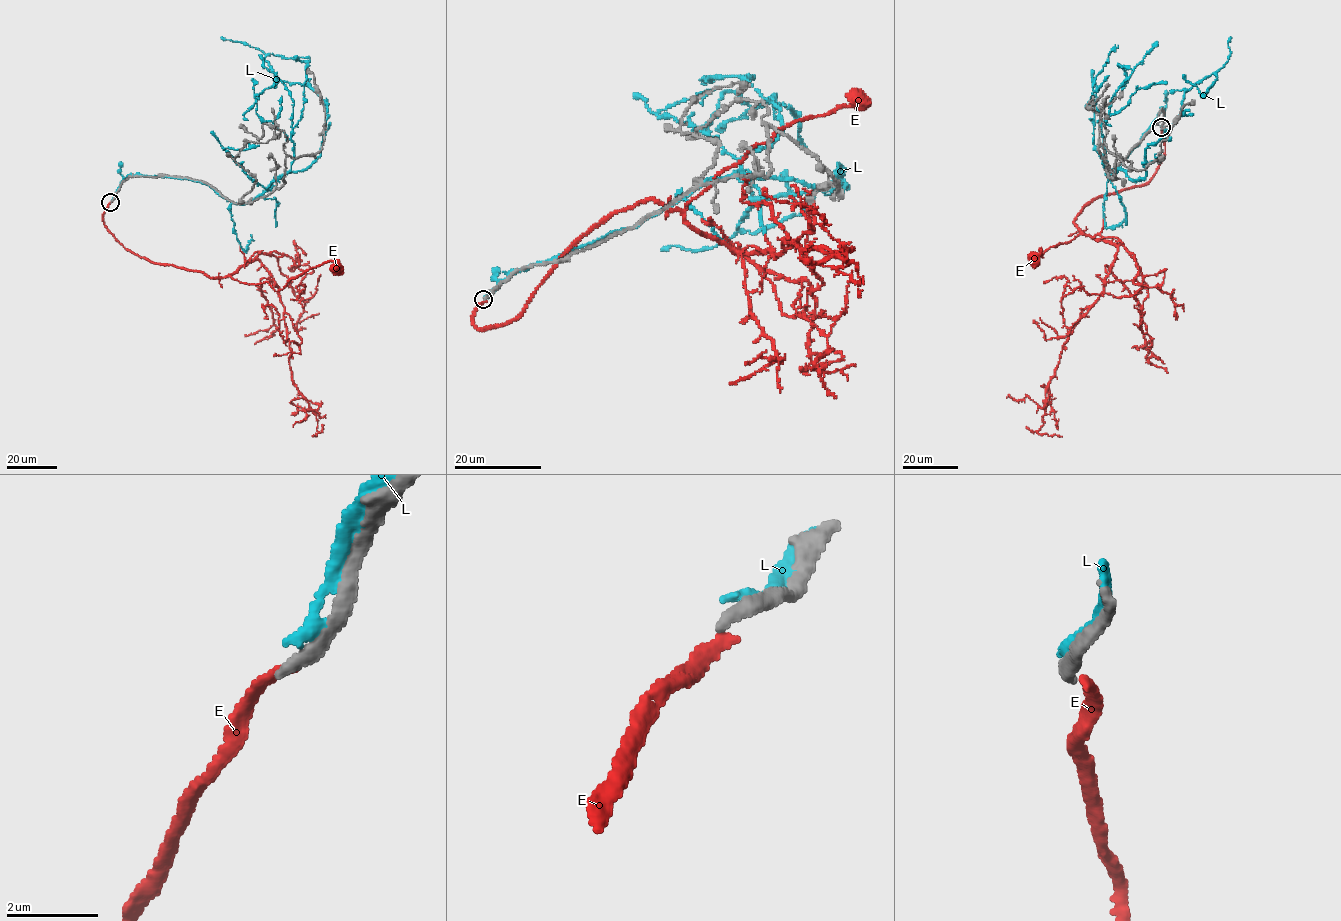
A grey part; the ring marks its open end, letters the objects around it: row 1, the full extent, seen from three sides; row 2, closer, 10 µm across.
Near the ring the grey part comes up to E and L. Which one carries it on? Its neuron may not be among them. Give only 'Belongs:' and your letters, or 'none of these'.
Belongs: none of these

